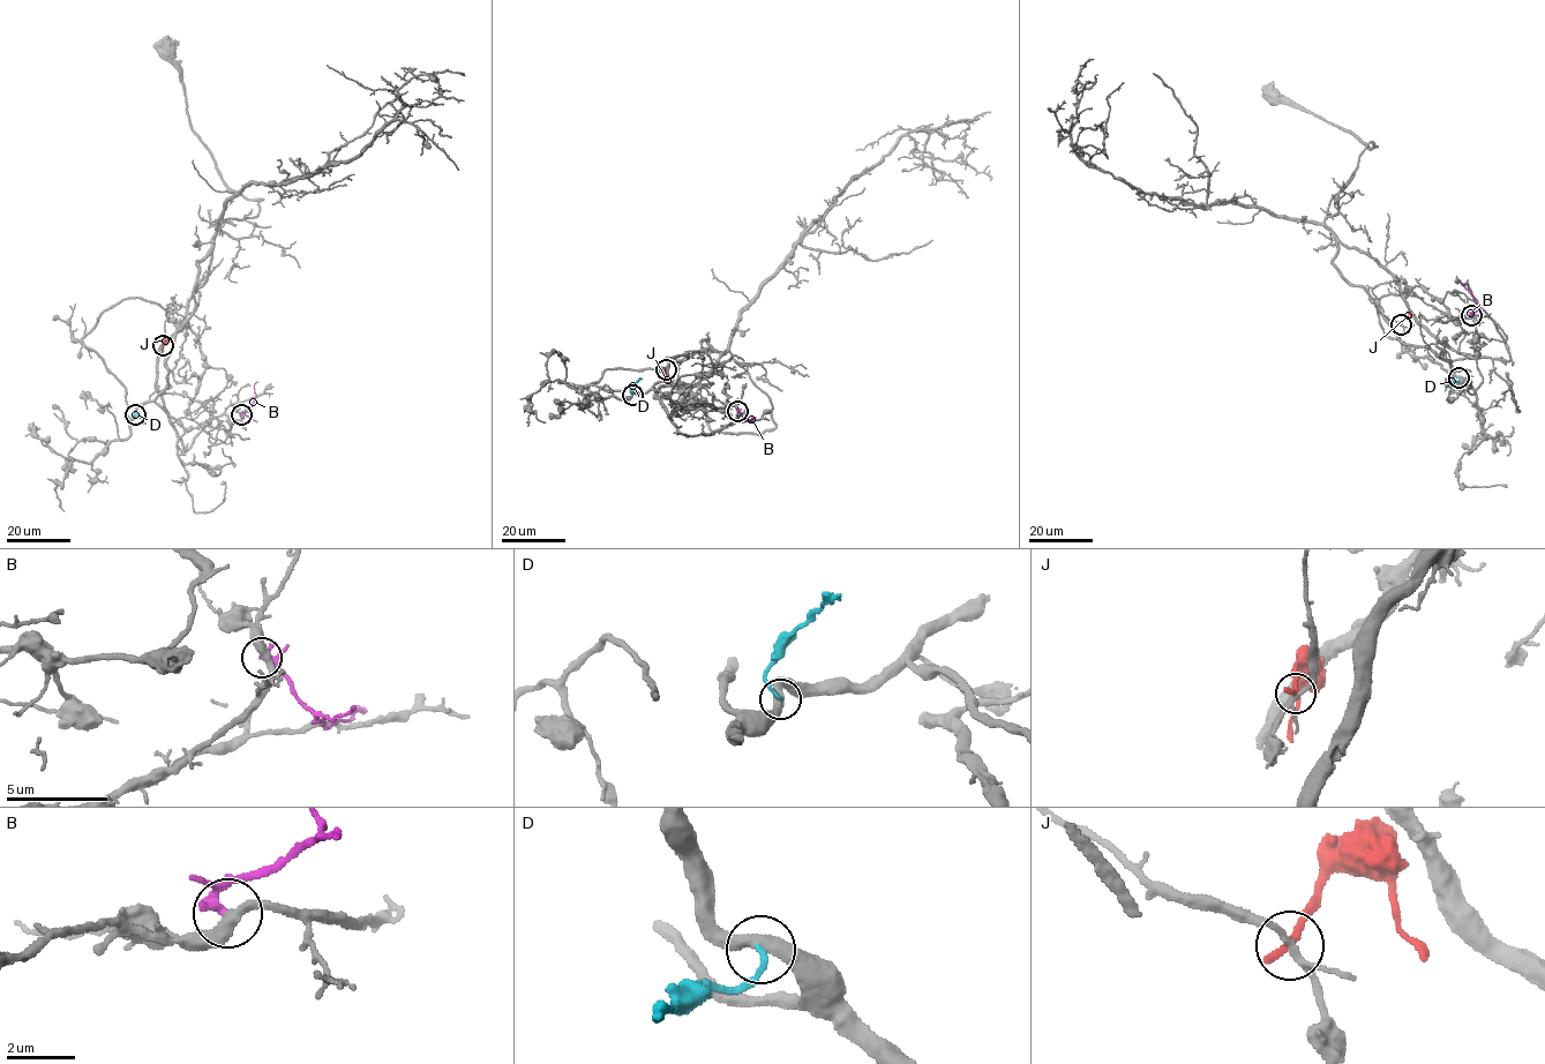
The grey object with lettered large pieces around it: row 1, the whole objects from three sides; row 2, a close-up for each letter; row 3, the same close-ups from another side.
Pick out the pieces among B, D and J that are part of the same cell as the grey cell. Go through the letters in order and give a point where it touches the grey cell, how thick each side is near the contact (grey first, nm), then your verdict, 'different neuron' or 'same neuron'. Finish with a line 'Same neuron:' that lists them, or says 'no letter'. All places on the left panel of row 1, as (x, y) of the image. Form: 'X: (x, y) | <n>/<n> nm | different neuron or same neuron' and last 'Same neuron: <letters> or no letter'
B: (241, 414) | 340/240 nm | different neuron
D: (135, 414) | 400/150 nm | different neuron
J: (163, 345) | 150/240 nm | different neuron
Same neuron: no letter

